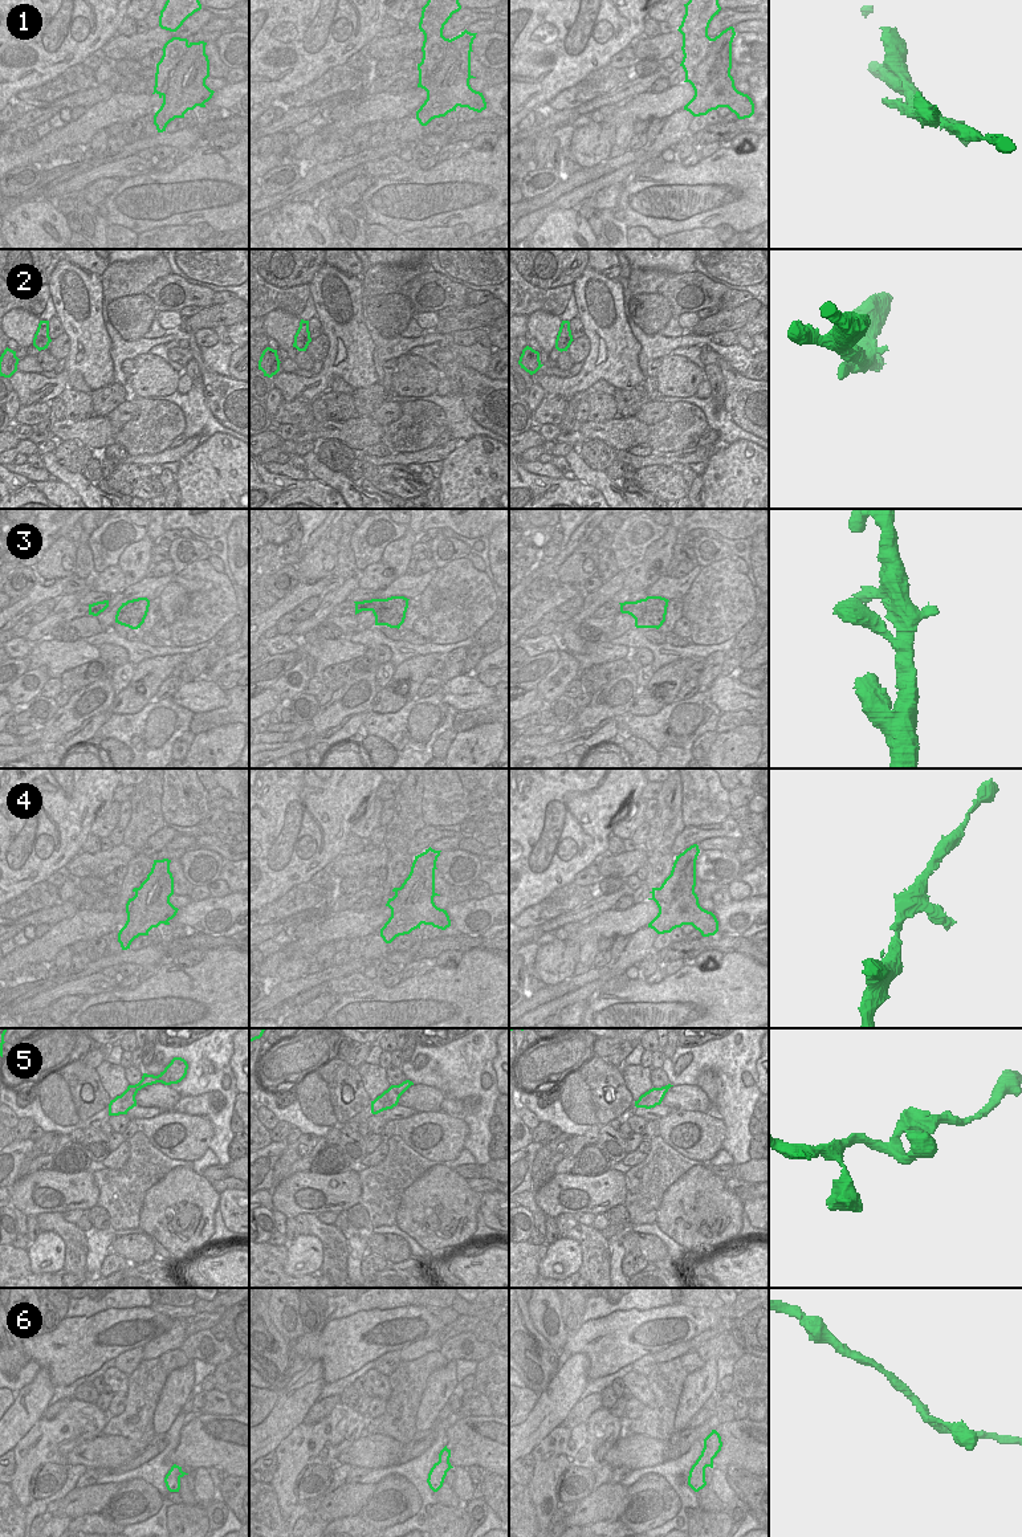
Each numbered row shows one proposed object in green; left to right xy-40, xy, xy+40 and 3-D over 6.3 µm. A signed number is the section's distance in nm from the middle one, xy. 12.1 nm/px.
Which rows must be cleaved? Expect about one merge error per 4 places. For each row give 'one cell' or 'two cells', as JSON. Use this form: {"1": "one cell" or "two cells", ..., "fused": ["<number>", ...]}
{"1": "two cells", "2": "one cell", "3": "one cell", "4": "one cell", "5": "one cell", "6": "one cell", "fused": ["1"]}

